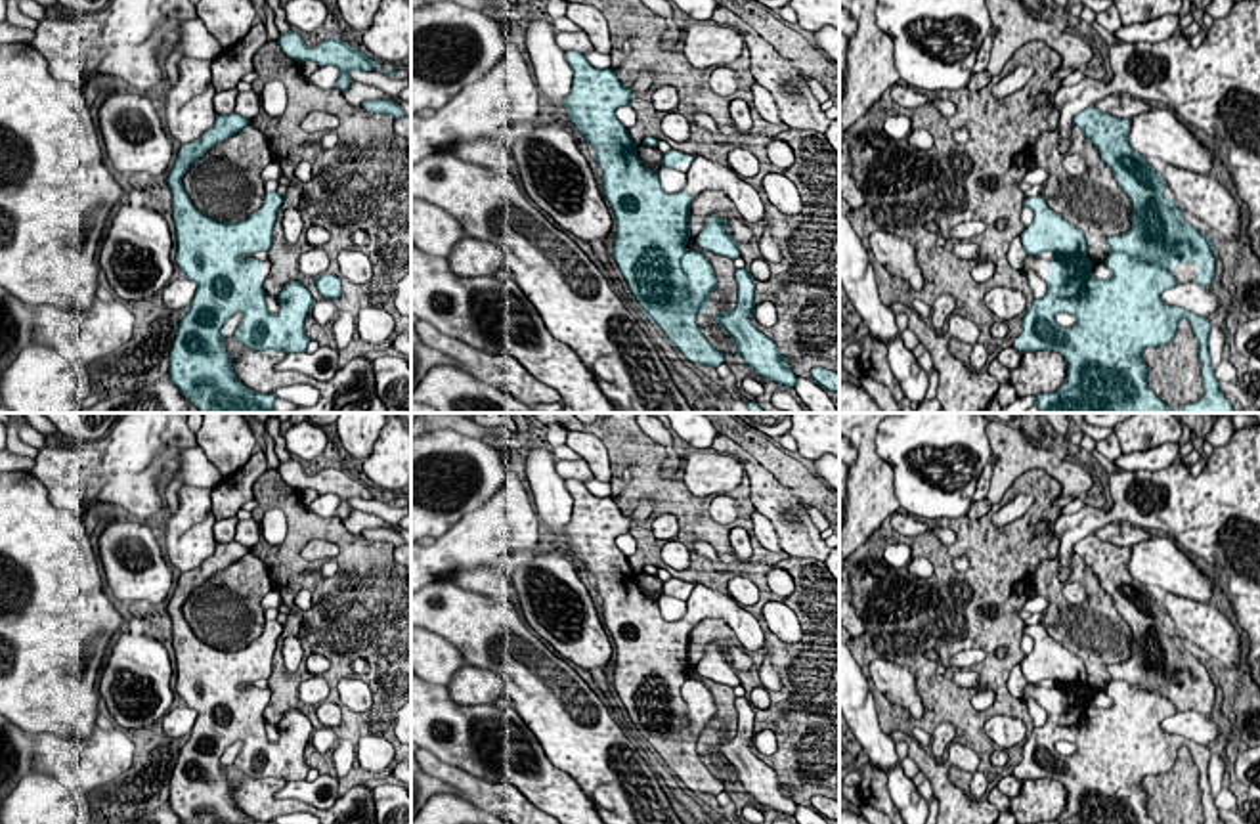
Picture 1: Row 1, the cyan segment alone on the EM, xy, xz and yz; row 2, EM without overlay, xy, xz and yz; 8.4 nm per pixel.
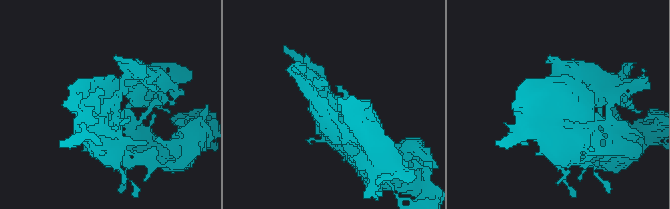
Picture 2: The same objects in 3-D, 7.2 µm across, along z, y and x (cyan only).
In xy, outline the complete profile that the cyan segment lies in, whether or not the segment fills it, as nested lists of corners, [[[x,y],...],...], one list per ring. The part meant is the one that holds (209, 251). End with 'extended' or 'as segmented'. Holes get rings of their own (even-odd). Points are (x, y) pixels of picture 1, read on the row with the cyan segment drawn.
[[[239,113],[216,115],[214,124],[189,143],[182,143],[166,178],[172,193],[172,218],[178,237],[176,264],[197,283],[191,306],[180,319],[170,350],[170,382],[201,413],[275,413],[275,394],[247,388],[233,373],[222,342],[222,325],[235,314],[243,319],[235,338],[252,350],[306,352],[304,333],[314,296],[291,281],[277,296],[279,312],[270,314],[264,281],[272,262],[254,252],[272,249],[273,224],[283,195],[268,191],[262,206],[241,222],[220,222],[203,214],[184,189],[189,166],[208,149],[241,132],[249,119]]]; extended

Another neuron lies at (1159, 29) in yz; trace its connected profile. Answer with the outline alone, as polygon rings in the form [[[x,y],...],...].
[[[1180,13],[1162,15],[1149,23],[1122,25],[1113,33],[1122,42],[1162,42],[1180,31]]]

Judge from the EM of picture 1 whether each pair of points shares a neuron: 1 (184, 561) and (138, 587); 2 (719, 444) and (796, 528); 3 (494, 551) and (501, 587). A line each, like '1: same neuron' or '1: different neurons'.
1: different neurons
2: same neuron
3: different neurons

